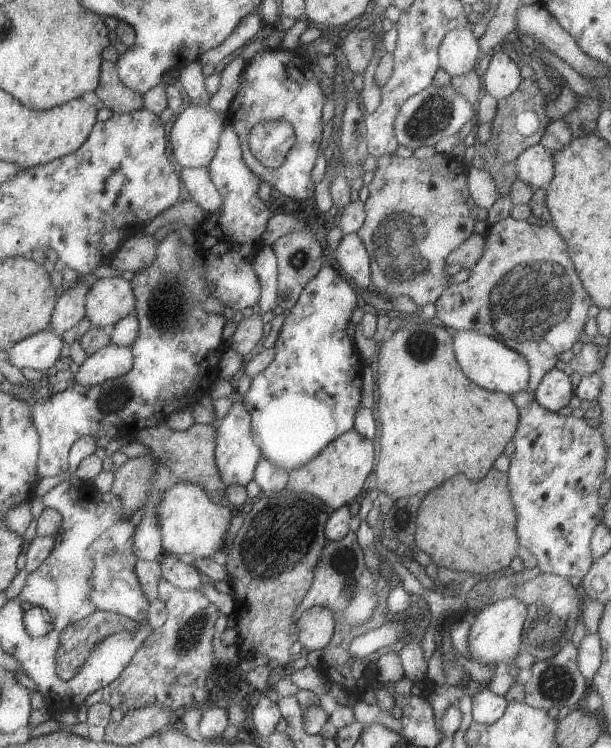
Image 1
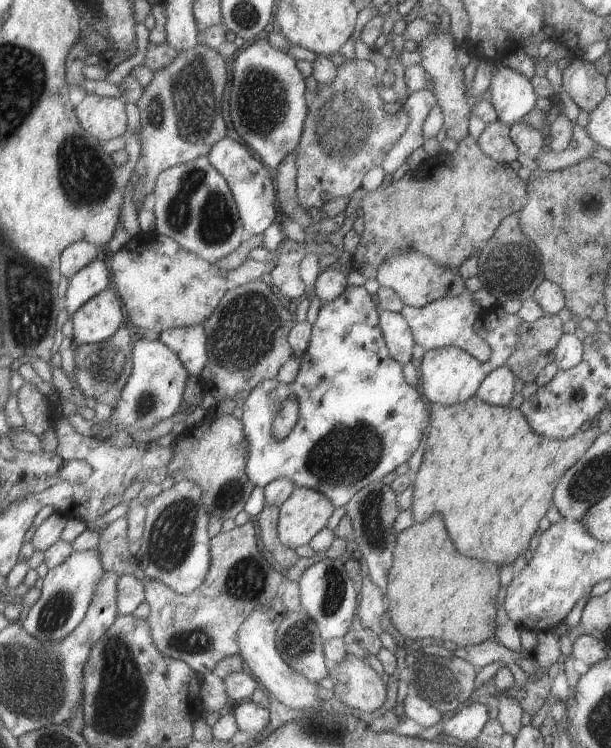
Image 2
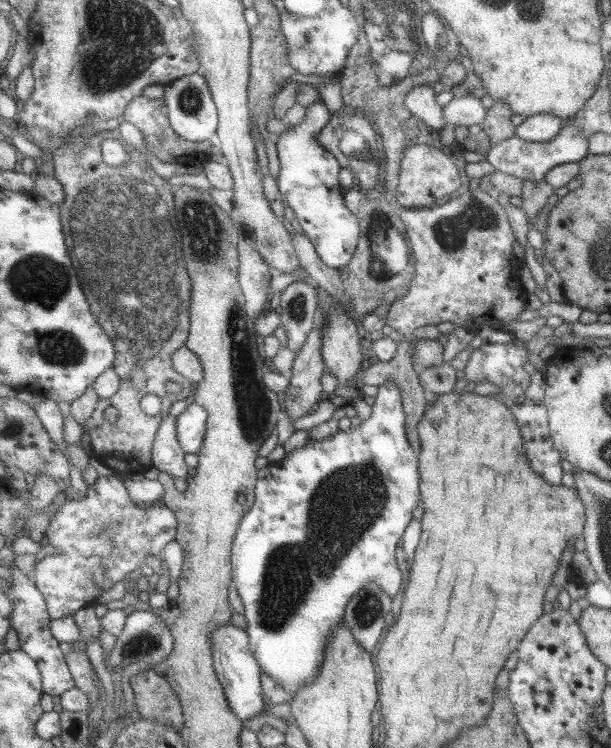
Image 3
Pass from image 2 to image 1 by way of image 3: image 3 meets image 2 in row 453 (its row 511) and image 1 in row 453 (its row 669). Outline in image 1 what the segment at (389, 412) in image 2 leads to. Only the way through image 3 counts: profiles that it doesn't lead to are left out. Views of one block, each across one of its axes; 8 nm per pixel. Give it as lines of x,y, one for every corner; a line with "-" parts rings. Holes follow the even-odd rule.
325,258
324,268
305,288
300,301
298,301
297,305
292,309
290,316
286,318
285,324
280,330
274,345
277,350
275,361
264,372
261,372
259,375
252,378
252,386
248,390
248,393
242,398
243,403
248,407
248,410
252,412
252,428
255,443
261,448
264,458
267,458
271,463
274,463
276,466
289,472
309,465
334,441
337,441
343,436
343,434
354,430
356,428
356,415
360,410
361,402
363,402
363,374
366,364
362,359
361,352
359,352
359,348
357,348
354,338
349,336
349,332
347,332
347,326
351,324
353,310
357,308
356,304
359,304
359,302
357,302
357,300
359,300
359,298
357,298
359,292
354,286
351,286
345,278
341,278
337,273
337,270
331,268
329,263
331,263
331,261

